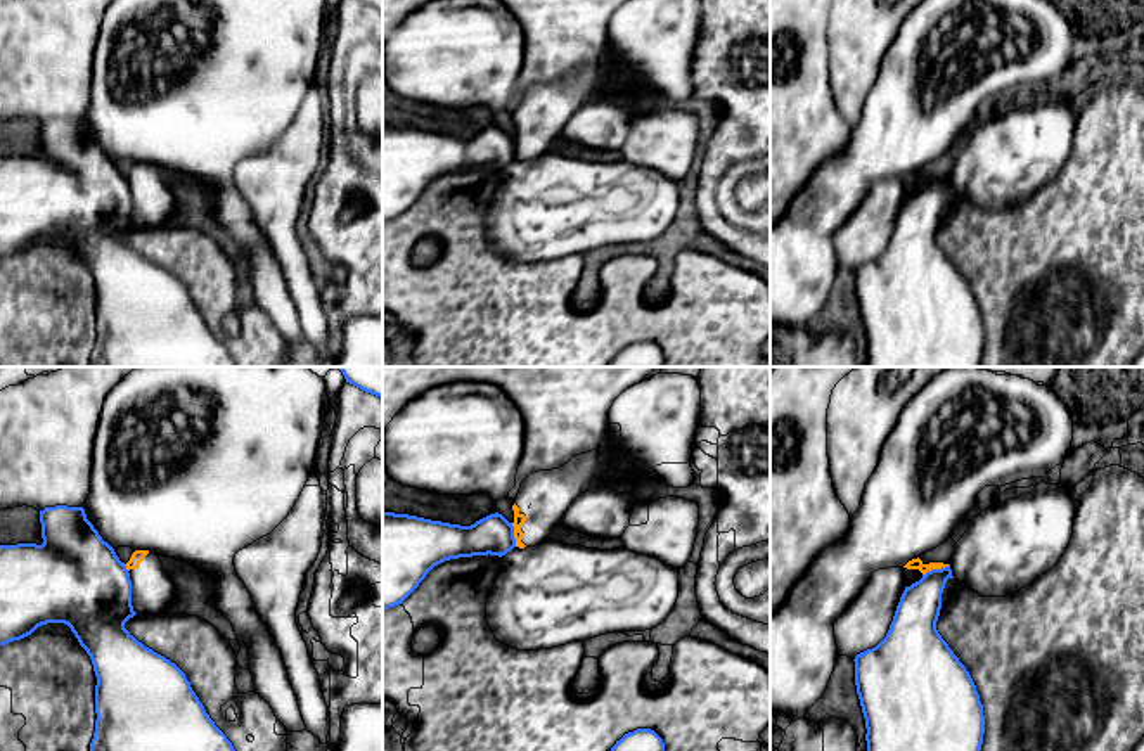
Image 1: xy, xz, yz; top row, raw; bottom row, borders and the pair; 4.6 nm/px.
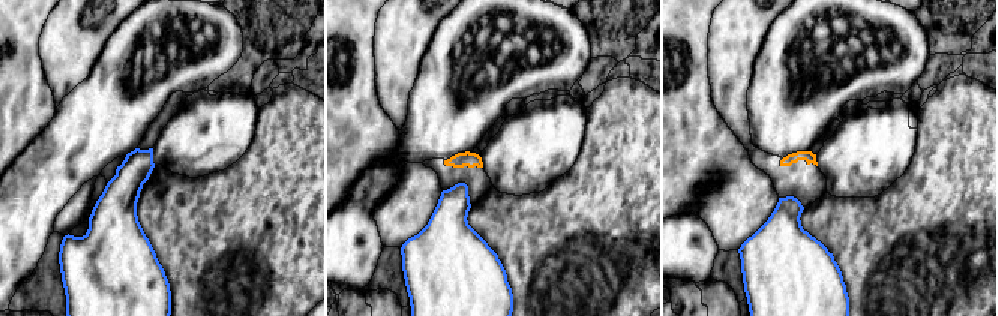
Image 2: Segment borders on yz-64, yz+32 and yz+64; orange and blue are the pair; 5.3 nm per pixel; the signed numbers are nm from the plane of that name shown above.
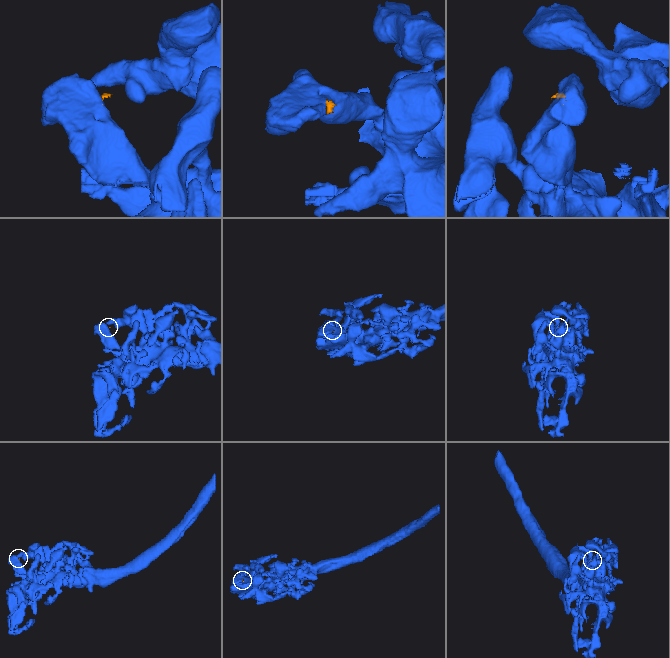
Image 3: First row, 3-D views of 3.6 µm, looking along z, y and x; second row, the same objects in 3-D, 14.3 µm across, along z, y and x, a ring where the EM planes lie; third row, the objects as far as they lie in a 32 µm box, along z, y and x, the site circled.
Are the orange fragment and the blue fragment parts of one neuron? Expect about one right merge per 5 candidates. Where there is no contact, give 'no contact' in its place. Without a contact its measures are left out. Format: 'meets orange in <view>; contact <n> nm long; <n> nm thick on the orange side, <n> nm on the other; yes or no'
meets orange in yz; contact 140 nm long; 50 nm thick on the orange side, 200 nm on the other; no

